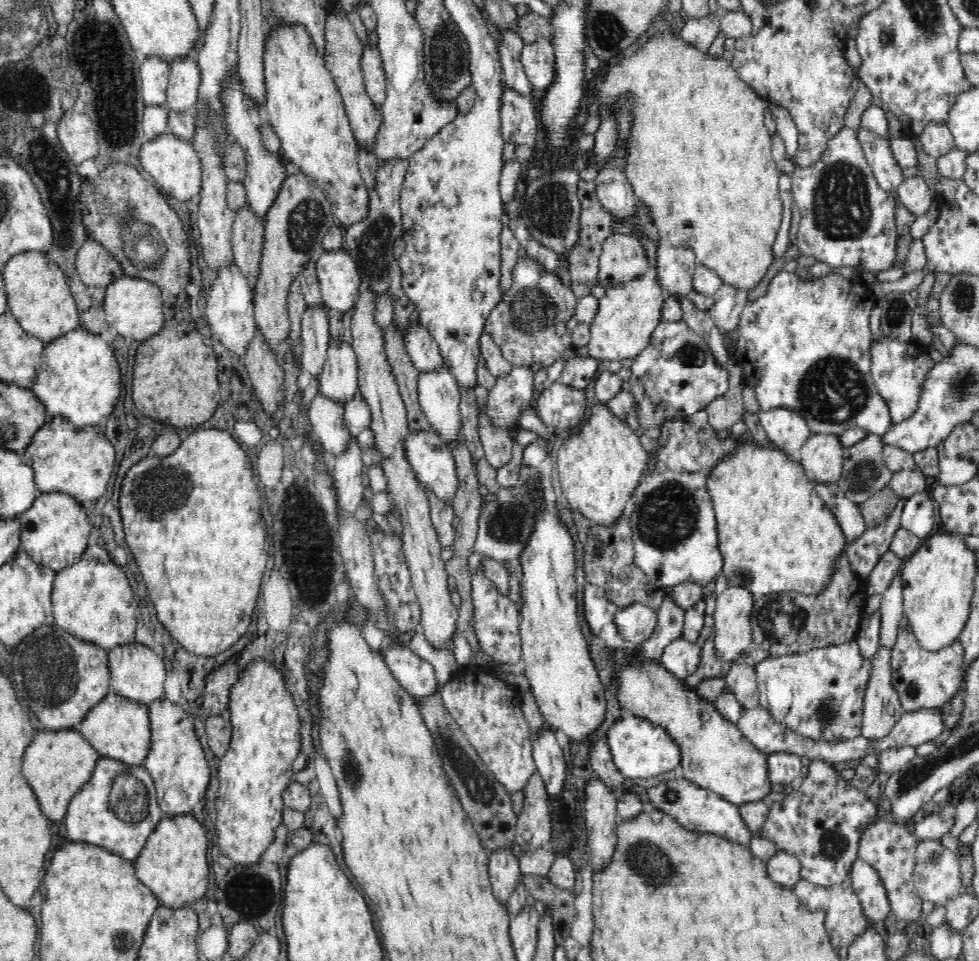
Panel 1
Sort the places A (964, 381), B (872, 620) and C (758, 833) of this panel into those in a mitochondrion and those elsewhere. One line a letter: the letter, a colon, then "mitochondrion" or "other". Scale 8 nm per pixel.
A: mitochondrion
B: other
C: other

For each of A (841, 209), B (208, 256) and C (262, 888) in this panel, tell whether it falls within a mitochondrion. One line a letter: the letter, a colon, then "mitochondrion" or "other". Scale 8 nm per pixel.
A: mitochondrion
B: other
C: other

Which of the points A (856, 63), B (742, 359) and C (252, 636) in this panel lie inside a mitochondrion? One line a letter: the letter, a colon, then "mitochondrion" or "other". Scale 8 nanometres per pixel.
A: other
B: other
C: other

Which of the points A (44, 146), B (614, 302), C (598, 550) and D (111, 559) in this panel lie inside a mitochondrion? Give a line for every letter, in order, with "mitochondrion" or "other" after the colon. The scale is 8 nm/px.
A: other
B: other
C: mitochondrion
D: other

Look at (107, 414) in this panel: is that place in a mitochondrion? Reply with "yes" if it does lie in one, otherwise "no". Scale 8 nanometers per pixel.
no

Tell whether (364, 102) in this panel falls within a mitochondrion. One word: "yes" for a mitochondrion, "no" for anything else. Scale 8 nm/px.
no

